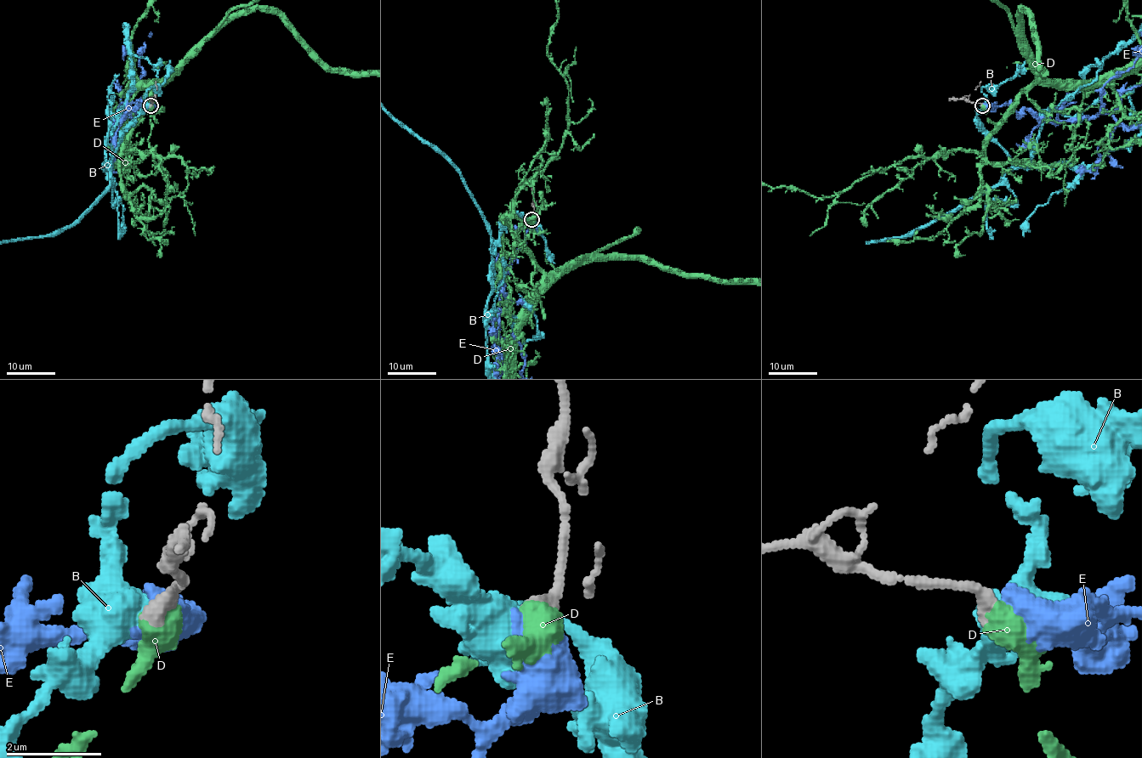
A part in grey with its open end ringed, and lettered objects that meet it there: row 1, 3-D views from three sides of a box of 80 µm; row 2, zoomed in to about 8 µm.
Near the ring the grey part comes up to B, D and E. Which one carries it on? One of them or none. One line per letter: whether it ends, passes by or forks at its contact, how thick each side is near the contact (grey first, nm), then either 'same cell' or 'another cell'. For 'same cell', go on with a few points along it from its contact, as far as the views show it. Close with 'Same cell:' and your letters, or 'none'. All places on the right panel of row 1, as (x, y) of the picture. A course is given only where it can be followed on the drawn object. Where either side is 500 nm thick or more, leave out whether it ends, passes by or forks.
B: 360 nm thick on the grey side, 900 nm on the other; another cell
D: 360 nm thick on the grey side, 650 nm on the other; same cell
E: it passes by; 360 nm thick on the grey side, 320 nm on the other; another cell
Same cell: D

